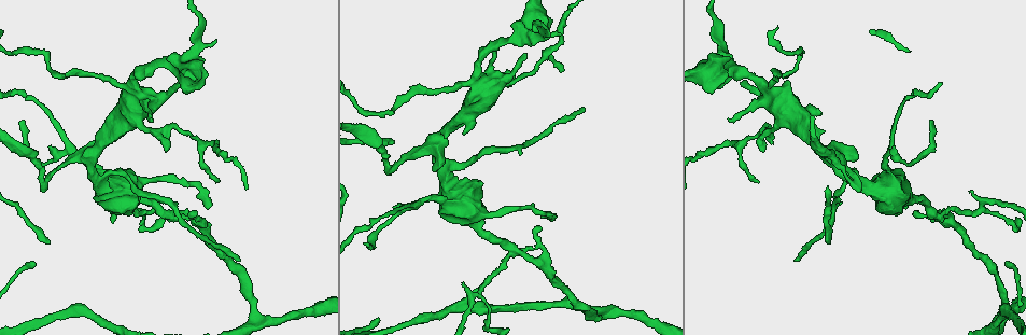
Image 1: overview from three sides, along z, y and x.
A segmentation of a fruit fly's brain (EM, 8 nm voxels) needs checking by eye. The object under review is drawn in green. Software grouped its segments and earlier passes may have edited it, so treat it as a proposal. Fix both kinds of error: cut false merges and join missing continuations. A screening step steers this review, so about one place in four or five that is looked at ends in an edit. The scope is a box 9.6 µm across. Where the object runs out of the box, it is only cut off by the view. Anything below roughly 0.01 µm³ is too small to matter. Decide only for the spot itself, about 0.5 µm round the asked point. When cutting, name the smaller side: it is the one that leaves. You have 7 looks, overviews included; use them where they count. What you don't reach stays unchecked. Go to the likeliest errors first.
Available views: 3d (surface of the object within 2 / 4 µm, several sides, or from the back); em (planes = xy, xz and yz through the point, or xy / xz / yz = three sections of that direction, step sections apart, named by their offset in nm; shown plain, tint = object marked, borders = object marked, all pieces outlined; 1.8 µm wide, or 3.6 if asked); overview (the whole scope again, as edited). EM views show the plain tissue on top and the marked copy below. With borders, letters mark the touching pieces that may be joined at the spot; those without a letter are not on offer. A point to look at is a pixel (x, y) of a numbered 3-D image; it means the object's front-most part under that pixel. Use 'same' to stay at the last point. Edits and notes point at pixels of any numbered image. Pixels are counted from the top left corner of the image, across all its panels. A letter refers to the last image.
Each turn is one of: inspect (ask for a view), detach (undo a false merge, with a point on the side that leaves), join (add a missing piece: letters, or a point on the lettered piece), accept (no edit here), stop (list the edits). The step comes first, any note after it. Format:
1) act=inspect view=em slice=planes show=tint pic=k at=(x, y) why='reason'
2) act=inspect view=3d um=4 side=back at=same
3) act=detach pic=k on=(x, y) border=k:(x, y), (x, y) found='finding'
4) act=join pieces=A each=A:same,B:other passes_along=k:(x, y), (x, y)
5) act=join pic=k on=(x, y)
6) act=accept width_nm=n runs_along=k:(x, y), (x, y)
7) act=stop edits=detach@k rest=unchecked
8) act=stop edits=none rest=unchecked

act=inspect view=3d um=2 pic=1 at=(134, 212) why='narrows sharply'

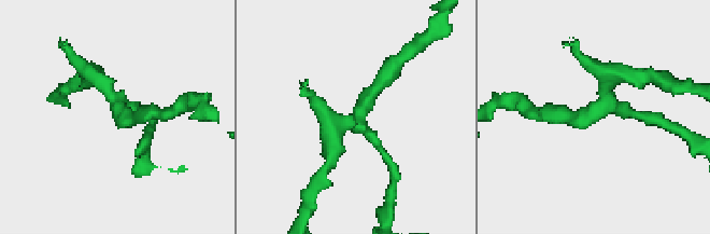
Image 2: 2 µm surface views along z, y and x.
act=inspect view=em slice=xy step=4 show=tint pic=2 at=(117, 110)

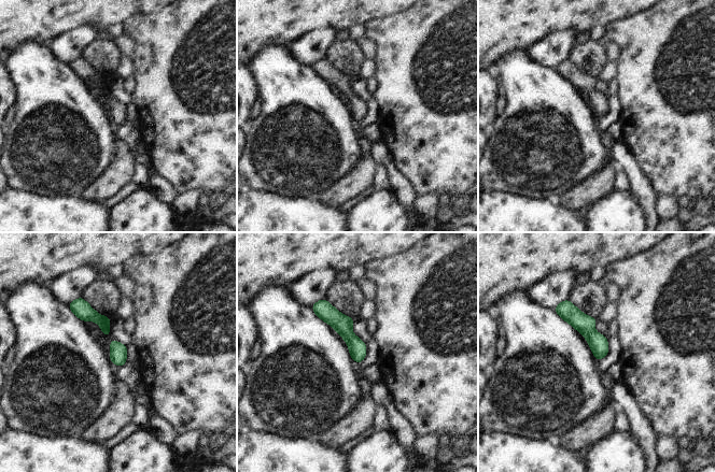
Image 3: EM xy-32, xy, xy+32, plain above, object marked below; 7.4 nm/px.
act=inspect view=em slice=planes show=borders at=same why='cut it another way'

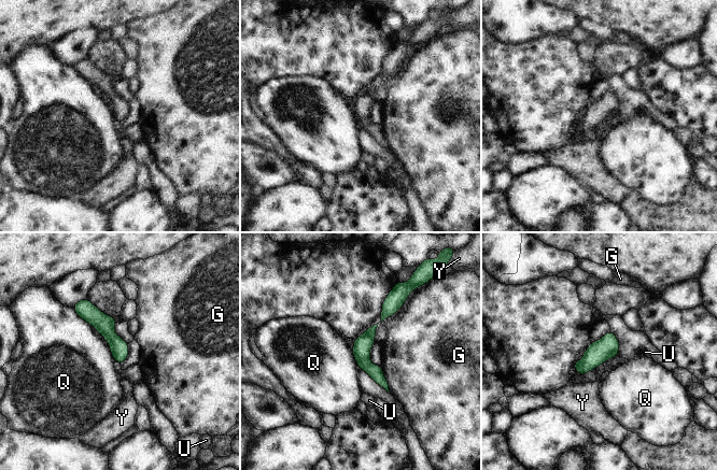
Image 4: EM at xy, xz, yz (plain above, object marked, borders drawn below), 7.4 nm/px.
act=accept each=G:other,Q:other,U:other,Y:other runs_along=4:(80, 304), (117, 344), (121, 359) found='one cell here'

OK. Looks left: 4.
act=inspect view=em slice=yz step=4 show=tint pic=1 at=(393, 142) why='long arm stops here'

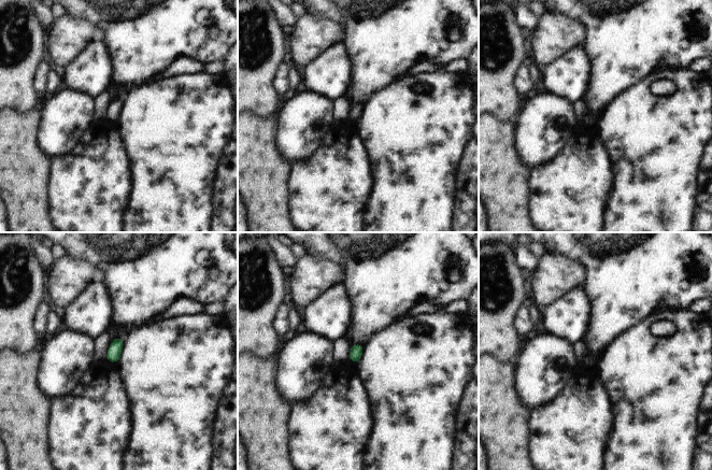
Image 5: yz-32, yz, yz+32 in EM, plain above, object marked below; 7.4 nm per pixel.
act=inspect view=em slice=planes show=borders at=same

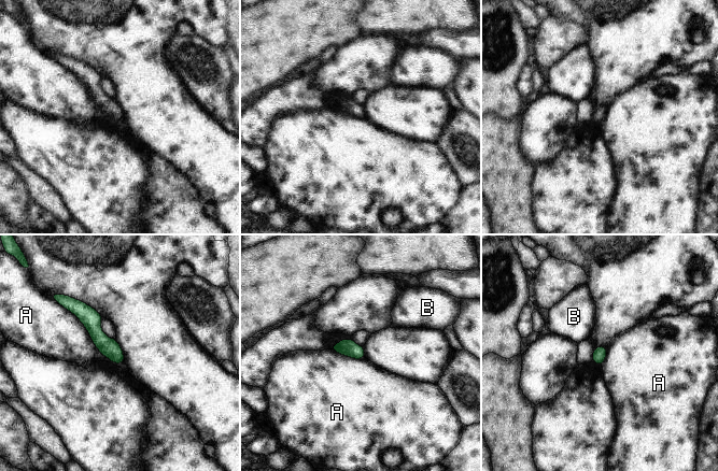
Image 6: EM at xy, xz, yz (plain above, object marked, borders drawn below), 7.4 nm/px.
act=accept width_nm=100 each=A:other,B:other runs_along=6:(79, 305), (121, 359) found='none of them fits'

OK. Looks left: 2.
act=inspect view=3d um=4 pic=1 at=(176, 64) why='sudden change in width'

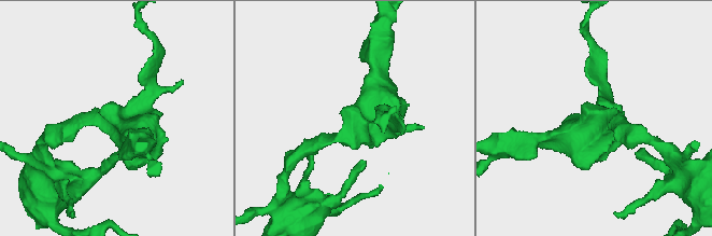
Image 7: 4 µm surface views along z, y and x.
act=inspect view=em slice=planes show=borders pic=7 at=(356, 131) why='shape alone is not enough'

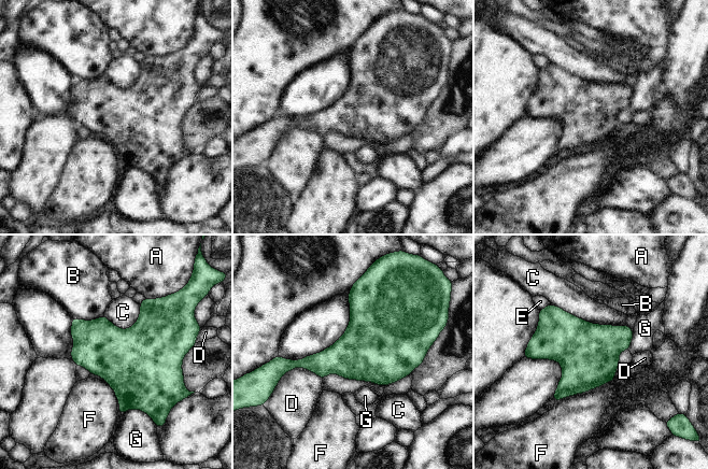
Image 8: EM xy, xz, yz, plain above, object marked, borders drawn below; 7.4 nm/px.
act=accept longest_contact=C:650nm each=A:other,B:other,C:other,D:other,E:other,F:other,G:other border=8:(607, 382), (554, 401) found='one cell here'

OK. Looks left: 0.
act=stop edits=none rest=unchecked

